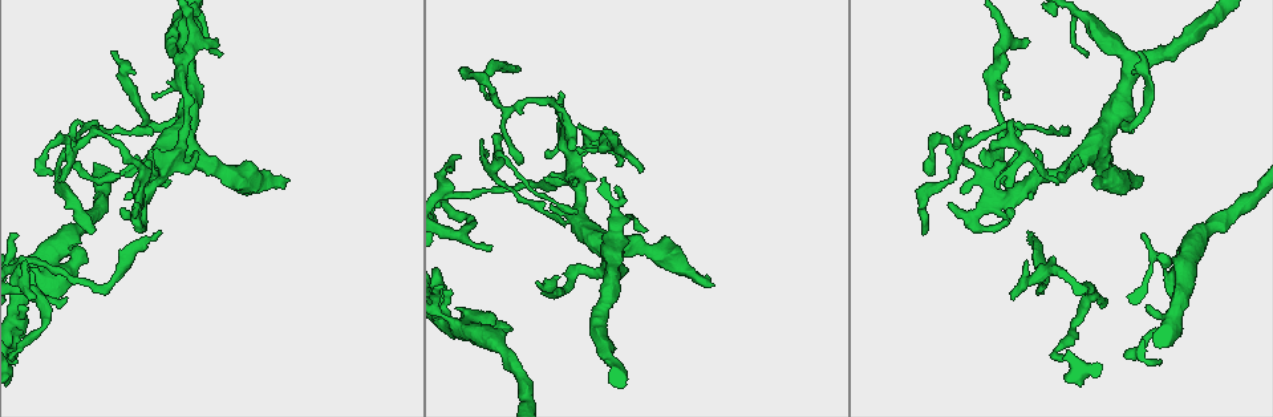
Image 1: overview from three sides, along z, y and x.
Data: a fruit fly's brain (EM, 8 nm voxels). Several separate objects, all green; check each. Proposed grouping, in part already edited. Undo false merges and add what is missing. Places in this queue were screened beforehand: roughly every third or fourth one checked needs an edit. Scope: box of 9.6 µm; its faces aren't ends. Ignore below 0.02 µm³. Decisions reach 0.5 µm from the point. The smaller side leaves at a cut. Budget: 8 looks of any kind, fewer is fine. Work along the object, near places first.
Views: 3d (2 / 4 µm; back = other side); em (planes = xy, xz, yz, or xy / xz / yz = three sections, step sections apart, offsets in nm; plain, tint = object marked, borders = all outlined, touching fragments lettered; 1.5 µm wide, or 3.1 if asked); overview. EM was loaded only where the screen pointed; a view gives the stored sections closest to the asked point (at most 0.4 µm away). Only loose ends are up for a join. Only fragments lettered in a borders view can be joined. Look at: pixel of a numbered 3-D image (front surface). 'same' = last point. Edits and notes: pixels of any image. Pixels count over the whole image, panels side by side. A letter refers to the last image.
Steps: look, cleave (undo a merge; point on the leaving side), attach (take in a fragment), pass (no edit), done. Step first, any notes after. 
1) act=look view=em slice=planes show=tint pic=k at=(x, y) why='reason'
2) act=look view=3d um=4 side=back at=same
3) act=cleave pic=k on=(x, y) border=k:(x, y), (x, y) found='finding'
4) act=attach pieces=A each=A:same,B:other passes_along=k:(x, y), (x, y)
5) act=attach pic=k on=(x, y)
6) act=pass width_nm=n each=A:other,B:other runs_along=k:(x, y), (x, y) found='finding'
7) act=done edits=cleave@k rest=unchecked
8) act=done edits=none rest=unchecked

act=look view=3d um=4 pic=1 at=(581, 219) why='side arm on a straight run'

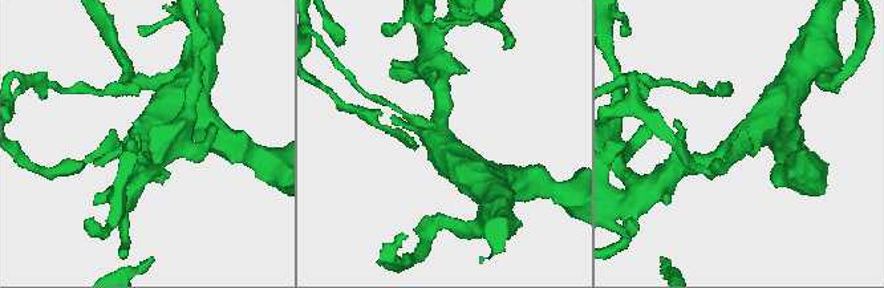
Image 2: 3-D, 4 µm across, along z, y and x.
act=look view=em slice=yz step=4 show=tint pic=2 at=(436, 138) arms=3

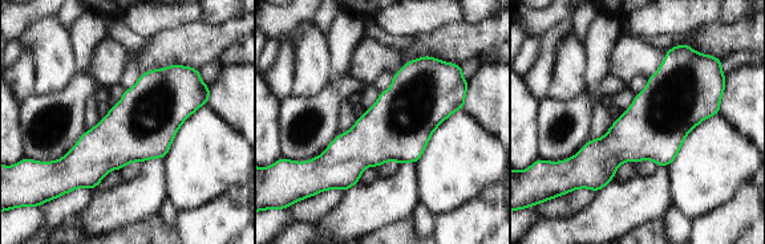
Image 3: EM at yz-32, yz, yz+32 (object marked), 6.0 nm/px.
act=look view=em slice=yz step=4 show=borders at=same why='see the neighbours'

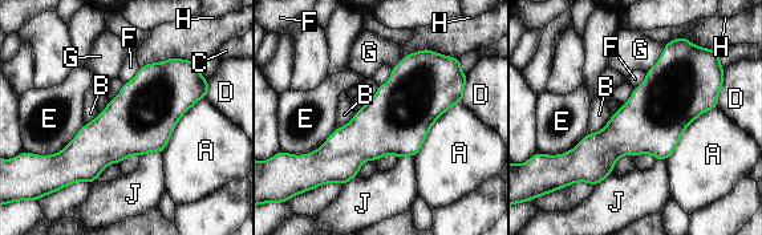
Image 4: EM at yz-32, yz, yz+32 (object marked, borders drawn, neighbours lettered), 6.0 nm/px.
act=pass each=A:other,B:other,C:other,D:other,E:other,F:other,G:other,H:other,J:other found='continuous, no second neuron'

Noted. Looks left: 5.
act=look view=em um=3.1 slice=xz step=16 show=tint pic=1 at=(288, 181) why='an open end'

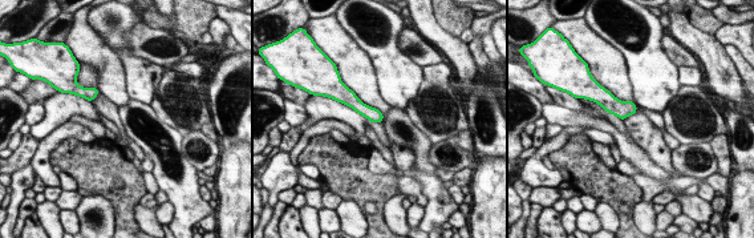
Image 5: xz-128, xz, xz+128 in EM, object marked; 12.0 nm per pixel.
act=look view=em um=3.1 slice=planes show=tint at=same why='another direction'

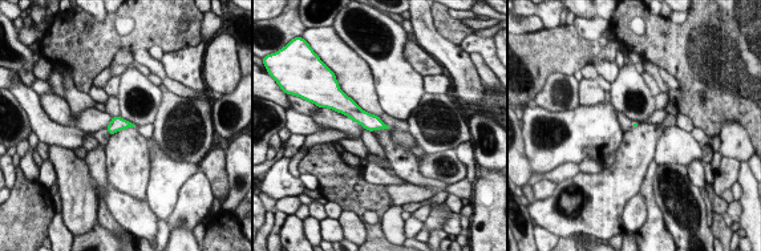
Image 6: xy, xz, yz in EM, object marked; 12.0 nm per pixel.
act=look view=em um=3.1 slice=planes show=borders at=same

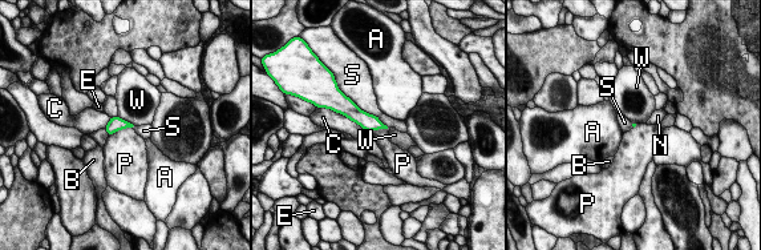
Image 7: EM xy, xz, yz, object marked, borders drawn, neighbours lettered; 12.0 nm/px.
act=pass longest_contact=S:600nm each=A:other,B:other,C:other,E:other,N:other,P:other,S:other,W:other border=7:(132, 126), (118, 129), (109, 136) found='none of them fits'

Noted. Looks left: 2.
act=look view=em slice=yz step=8 show=borders pic=1 at=(153, 94) why='tapers out'

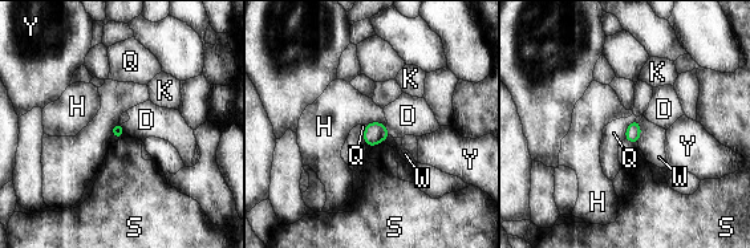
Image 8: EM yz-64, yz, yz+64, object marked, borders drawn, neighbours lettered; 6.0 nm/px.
act=pass each=D:other,H:other,K:other,Q:other,S:other,W:other,Y:other border=8:(121, 124), (125, 133) found='no lettered fragment goes on from it'

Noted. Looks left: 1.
act=done edits=none rest=unchecked

